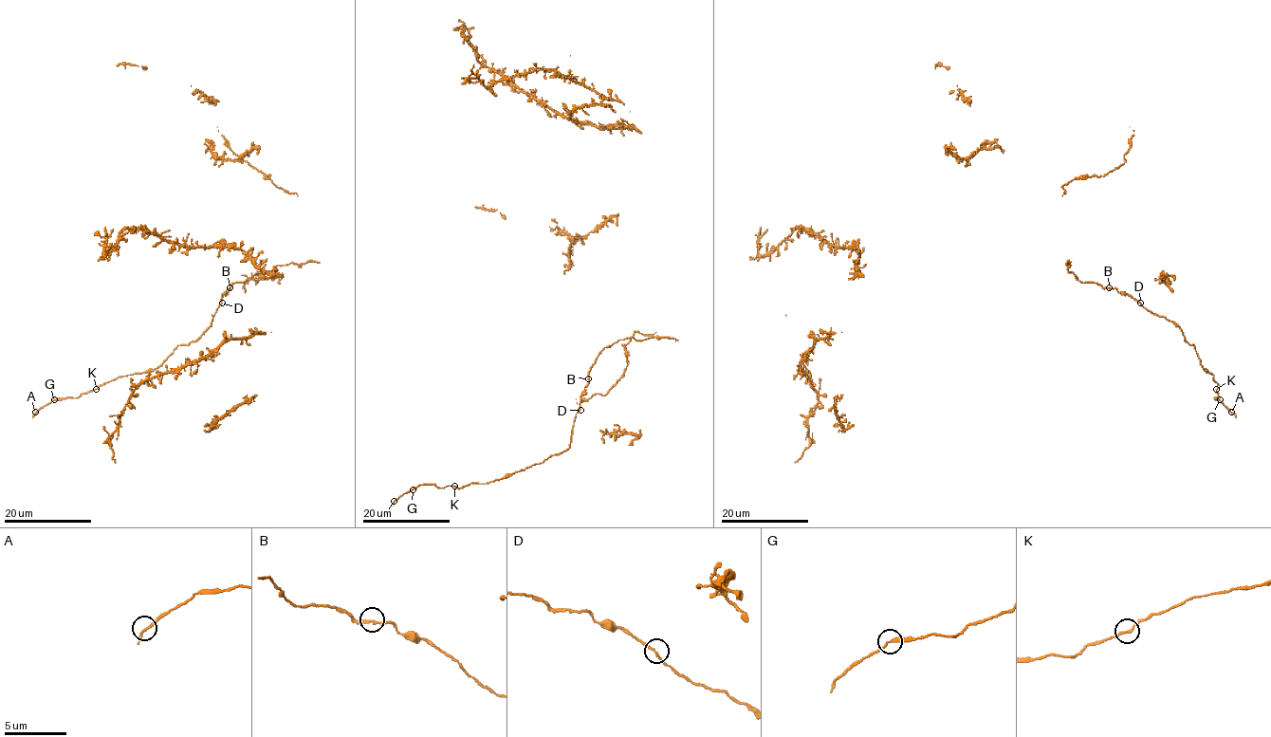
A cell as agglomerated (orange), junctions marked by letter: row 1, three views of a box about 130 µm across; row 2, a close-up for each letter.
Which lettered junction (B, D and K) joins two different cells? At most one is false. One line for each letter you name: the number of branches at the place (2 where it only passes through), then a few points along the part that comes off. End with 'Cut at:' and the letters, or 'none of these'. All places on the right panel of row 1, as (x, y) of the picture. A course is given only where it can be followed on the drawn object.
Cut at: none of these

